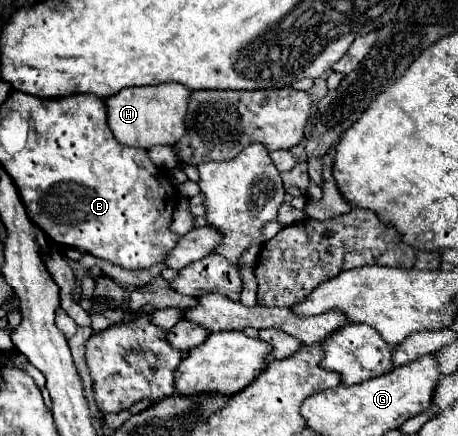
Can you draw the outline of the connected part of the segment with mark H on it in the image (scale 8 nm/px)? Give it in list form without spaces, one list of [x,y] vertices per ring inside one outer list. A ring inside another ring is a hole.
[[[160,84],[160,86],[142,86],[142,88],[124,88],[116,96],[104,100],[108,106],[108,128],[120,144],[134,148],[152,148],[152,146],[172,146],[184,132],[184,116],[188,108],[190,90],[182,84]]]

